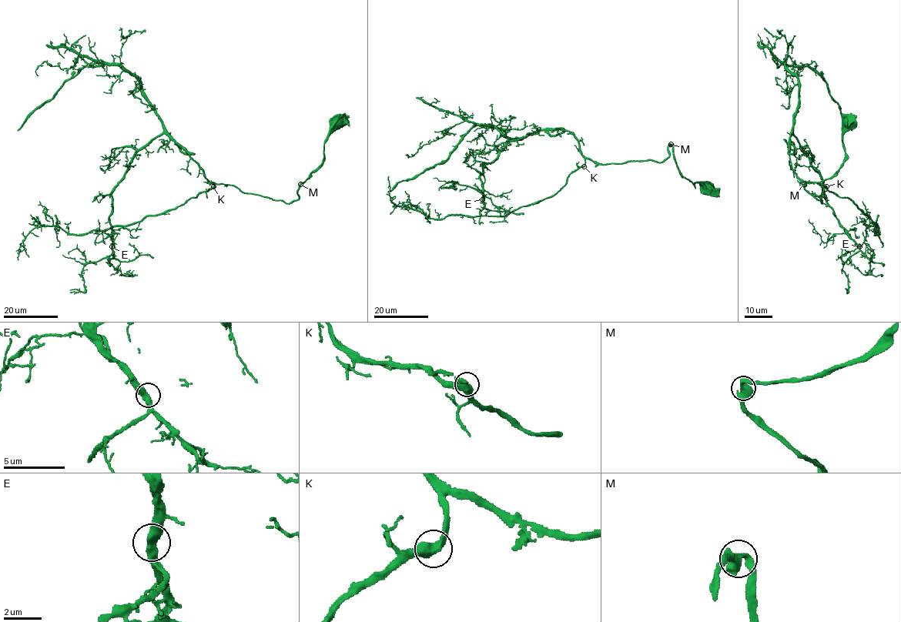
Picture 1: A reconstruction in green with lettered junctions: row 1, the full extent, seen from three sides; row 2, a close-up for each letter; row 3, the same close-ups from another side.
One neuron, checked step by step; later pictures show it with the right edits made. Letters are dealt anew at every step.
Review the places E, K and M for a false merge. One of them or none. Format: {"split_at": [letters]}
{"split_at": []}

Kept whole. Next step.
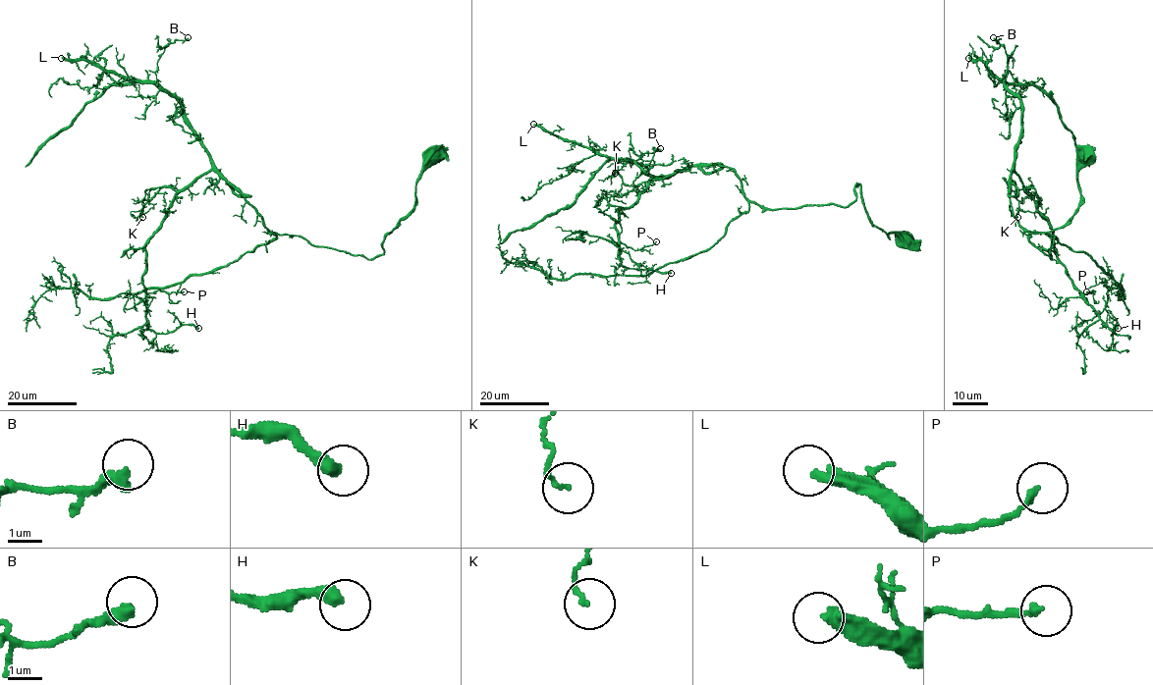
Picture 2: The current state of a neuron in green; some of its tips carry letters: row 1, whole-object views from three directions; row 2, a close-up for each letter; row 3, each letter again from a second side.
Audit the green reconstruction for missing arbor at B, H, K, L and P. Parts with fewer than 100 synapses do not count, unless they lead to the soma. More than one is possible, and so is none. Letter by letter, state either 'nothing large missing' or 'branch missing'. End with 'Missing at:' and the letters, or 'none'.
B: nothing large missing
H: nothing large missing
K: nothing large missing
L: branch missing
P: nothing large missing
Missing at: L

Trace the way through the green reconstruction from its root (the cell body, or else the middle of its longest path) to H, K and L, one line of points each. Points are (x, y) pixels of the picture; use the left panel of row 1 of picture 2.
H: (433, 155), (369, 259), (273, 234), (216, 173), (195, 177), (145, 247), (142, 286), (149, 329), (198, 328)
K: (433, 155), (415, 205), (369, 259), (272, 233), (213, 171), (180, 189), (148, 189), (142, 217)
L: (433, 155), (415, 205), (387, 235), (381, 254), (314, 246), (264, 225), (159, 85), (61, 58)

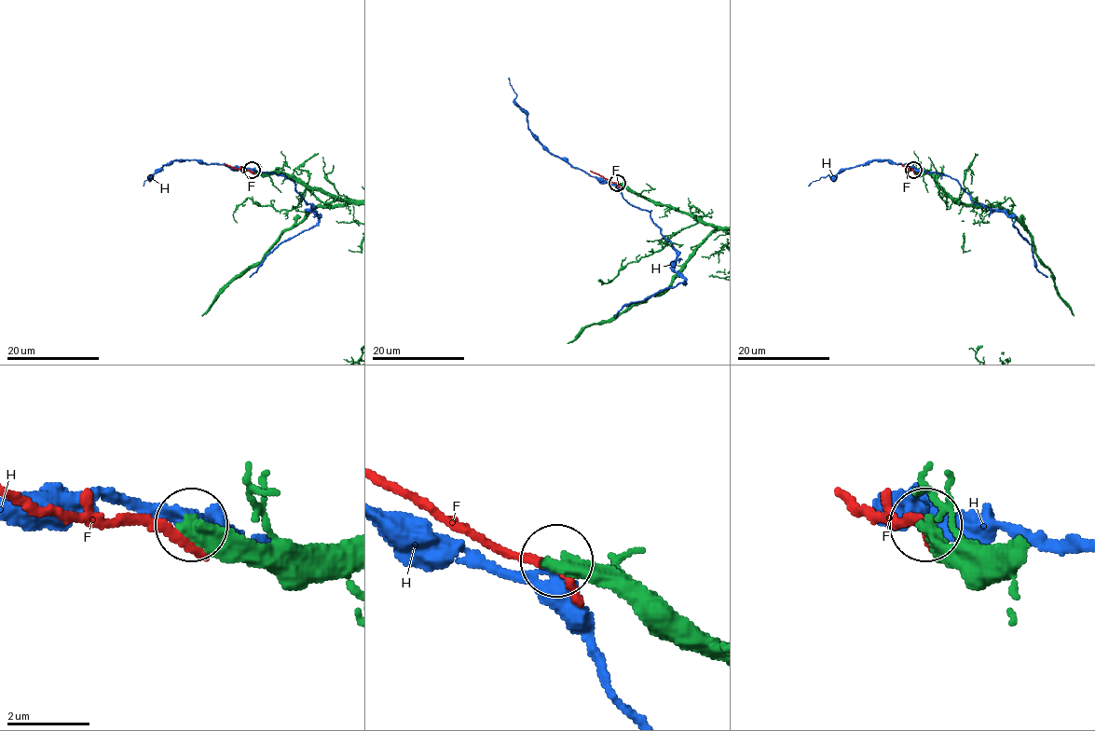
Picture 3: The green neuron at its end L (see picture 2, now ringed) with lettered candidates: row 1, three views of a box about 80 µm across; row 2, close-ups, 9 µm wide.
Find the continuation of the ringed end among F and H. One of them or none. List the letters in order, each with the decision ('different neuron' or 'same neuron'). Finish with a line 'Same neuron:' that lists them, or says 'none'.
F: different neuron
H: different neuron
Same neuron: none

